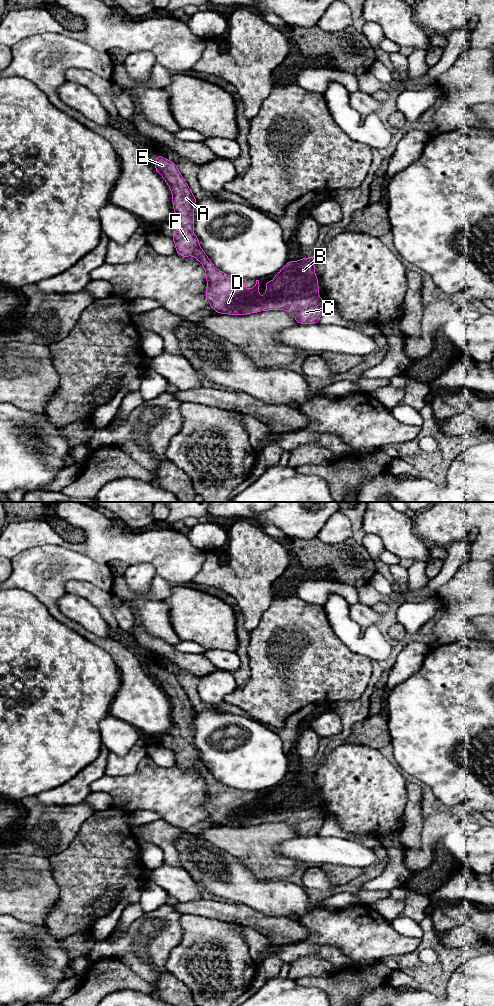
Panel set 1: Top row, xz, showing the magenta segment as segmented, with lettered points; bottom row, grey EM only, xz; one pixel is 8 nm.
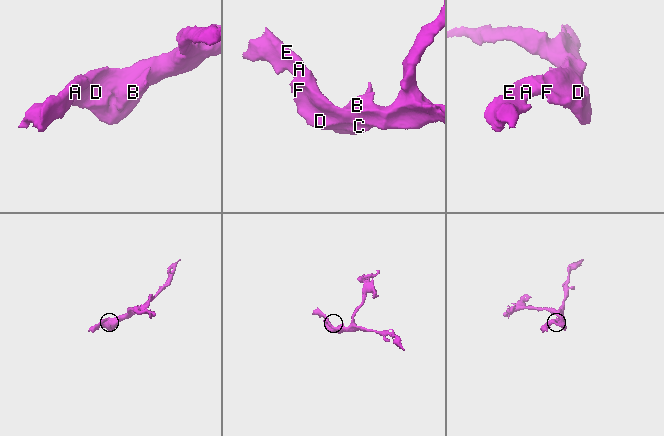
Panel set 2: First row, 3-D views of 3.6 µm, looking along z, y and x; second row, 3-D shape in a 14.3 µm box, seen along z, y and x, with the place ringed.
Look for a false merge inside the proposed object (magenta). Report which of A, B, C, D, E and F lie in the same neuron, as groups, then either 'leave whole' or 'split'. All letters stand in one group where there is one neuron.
A B C D E F; leave whole

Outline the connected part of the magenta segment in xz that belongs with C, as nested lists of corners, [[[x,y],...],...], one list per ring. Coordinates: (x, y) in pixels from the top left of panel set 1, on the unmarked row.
[[[158,666],[156,669],[156,677],[154,678],[154,681],[168,696],[172,706],[173,723],[179,729],[179,735],[176,738],[176,745],[173,746],[171,750],[174,753],[176,765],[182,769],[194,768],[203,777],[205,782],[206,794],[208,796],[208,800],[206,801],[204,806],[214,823],[218,824],[219,826],[247,827],[251,825],[258,825],[261,823],[285,822],[293,827],[298,836],[317,836],[319,834],[319,831],[325,821],[325,816],[323,811],[318,807],[318,805],[320,804],[320,800],[318,797],[318,789],[315,786],[315,768],[302,770],[298,773],[289,772],[278,786],[273,787],[273,789],[275,790],[274,792],[272,792],[271,794],[269,794],[268,792],[265,793],[266,804],[261,810],[259,807],[259,792],[256,792],[256,796],[254,799],[247,802],[245,800],[245,797],[249,794],[249,792],[245,790],[230,788],[217,781],[212,773],[205,766],[204,762],[200,759],[199,750],[193,744],[194,718],[197,711],[194,709],[194,706],[191,704],[190,699],[181,687],[176,676]]]

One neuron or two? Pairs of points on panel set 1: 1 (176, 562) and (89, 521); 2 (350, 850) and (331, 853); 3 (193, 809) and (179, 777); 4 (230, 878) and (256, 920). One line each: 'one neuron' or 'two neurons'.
1: one neuron
2: one neuron
3: one neuron
4: two neurons

